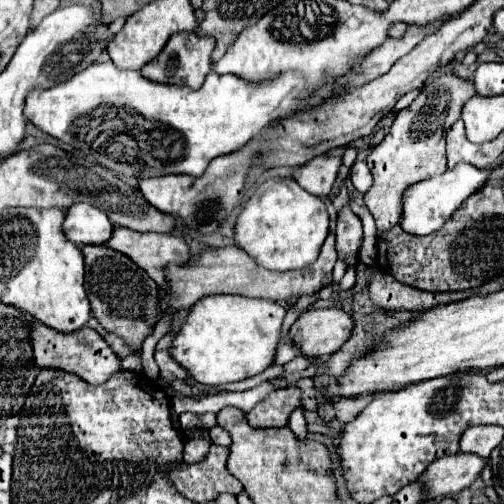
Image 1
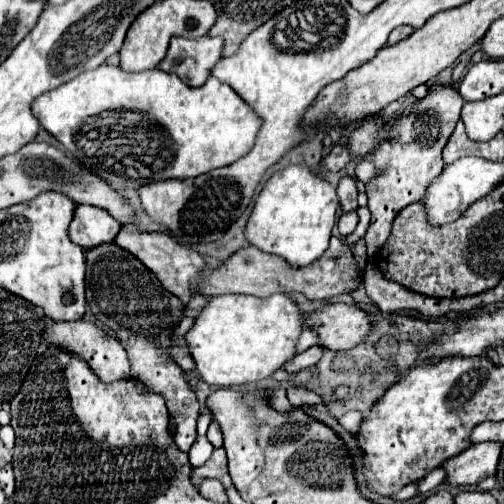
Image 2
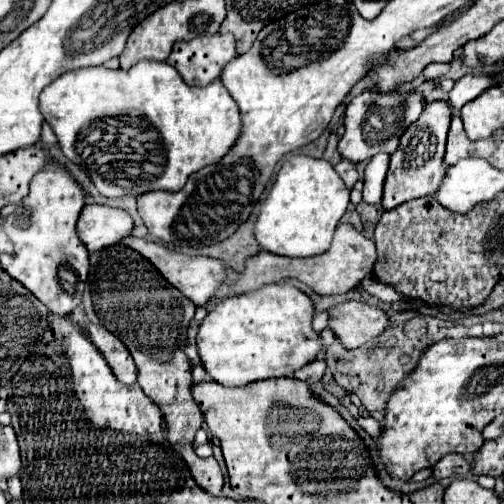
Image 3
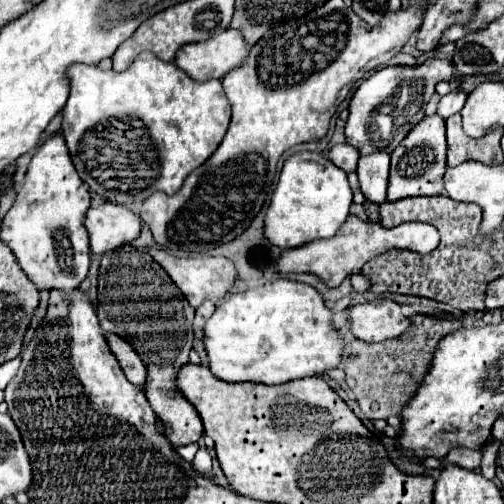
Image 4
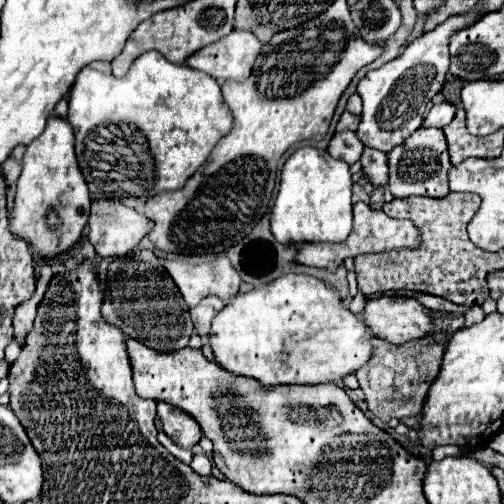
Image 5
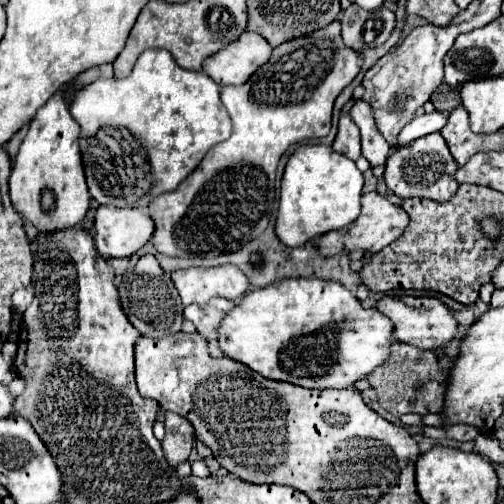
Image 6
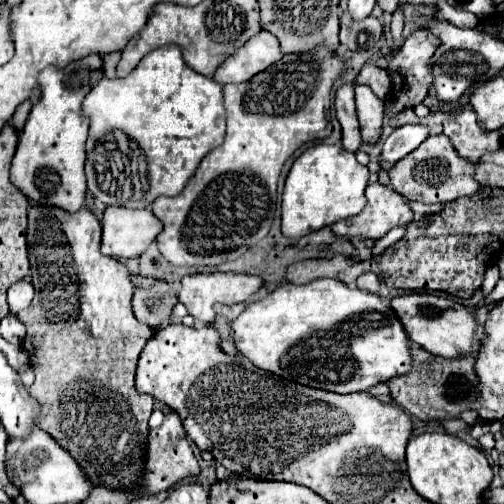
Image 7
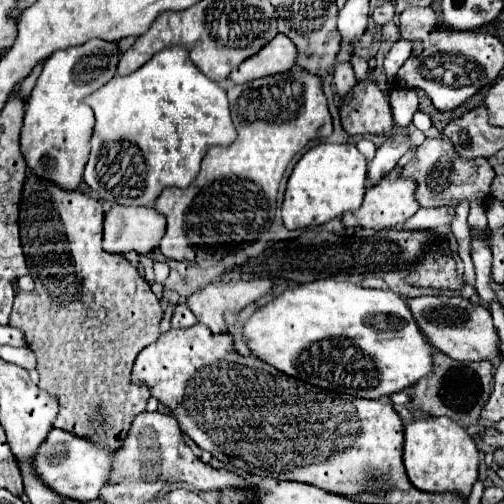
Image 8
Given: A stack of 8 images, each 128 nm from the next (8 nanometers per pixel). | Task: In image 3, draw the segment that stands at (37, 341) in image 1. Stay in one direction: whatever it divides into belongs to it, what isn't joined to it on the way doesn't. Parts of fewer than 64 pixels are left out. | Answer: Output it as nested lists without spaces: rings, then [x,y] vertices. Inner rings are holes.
[[[86,324],[84,332],[86,332],[88,340],[100,350],[100,354],[104,356],[112,374],[116,376],[116,380],[122,384],[134,384],[136,366],[134,366],[134,360],[132,360],[128,348],[124,348],[124,344],[112,332],[108,332],[104,326]]]

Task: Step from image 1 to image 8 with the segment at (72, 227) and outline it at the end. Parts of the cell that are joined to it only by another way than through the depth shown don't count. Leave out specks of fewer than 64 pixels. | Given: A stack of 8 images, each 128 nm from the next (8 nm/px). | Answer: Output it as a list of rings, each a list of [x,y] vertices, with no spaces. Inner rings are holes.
[[[114,204],[104,220],[104,250],[150,254],[166,232],[166,218],[146,206]]]

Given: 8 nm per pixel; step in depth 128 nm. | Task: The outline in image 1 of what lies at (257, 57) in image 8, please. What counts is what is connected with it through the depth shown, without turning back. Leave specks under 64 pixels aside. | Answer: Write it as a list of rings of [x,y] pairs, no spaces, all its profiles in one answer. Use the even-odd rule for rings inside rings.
[[[178,32],[172,34],[170,40],[164,46],[164,52],[160,52],[152,62],[148,62],[146,66],[140,68],[140,74],[150,80],[150,82],[158,82],[158,84],[176,84],[176,86],[190,86],[194,90],[198,90],[206,78],[206,74],[210,72],[210,54],[214,48],[214,40],[210,38],[202,38],[194,32]]]

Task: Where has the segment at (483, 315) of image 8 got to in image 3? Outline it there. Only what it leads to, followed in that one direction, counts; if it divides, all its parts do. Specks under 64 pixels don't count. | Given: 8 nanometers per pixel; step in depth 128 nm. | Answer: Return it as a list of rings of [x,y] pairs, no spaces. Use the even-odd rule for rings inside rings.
[[[342,302],[332,306],[328,314],[330,330],[348,350],[378,338],[390,326],[386,312],[366,302]]]

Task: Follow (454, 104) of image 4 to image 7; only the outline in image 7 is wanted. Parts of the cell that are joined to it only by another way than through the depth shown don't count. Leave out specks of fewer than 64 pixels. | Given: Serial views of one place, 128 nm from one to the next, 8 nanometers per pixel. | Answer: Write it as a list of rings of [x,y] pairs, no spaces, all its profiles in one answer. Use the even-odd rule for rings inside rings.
[[[412,122],[396,128],[386,140],[382,148],[382,158],[390,164],[398,162],[402,156],[410,154],[414,148],[418,148],[428,138],[428,126],[422,122]]]

